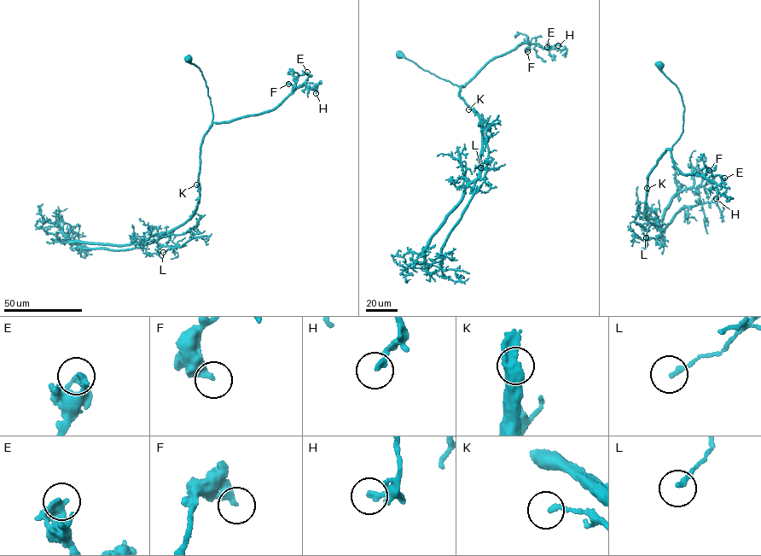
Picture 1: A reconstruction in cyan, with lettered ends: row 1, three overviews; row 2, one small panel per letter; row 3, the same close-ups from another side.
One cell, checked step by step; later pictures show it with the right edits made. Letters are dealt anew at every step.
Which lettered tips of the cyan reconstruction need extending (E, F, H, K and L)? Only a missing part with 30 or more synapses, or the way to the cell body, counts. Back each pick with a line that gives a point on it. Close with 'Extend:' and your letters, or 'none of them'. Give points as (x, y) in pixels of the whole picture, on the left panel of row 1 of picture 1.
Extend: none of them

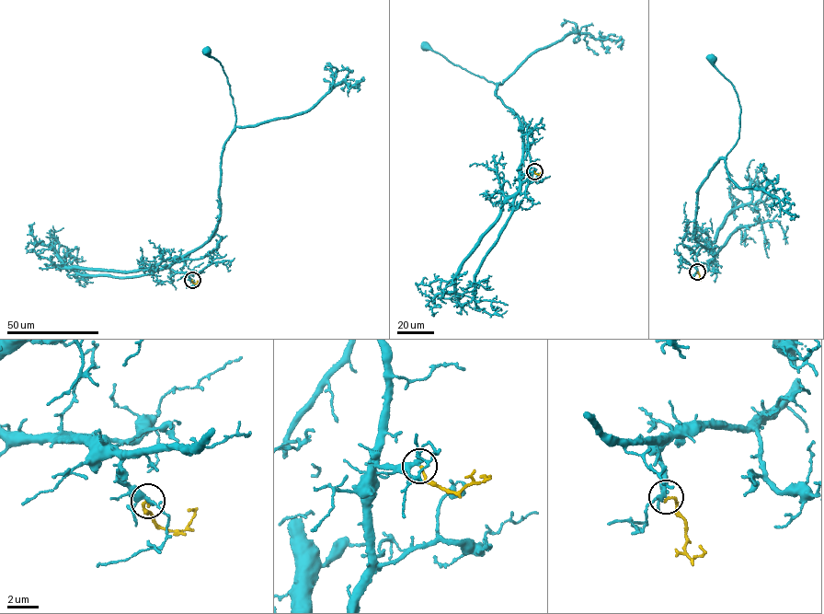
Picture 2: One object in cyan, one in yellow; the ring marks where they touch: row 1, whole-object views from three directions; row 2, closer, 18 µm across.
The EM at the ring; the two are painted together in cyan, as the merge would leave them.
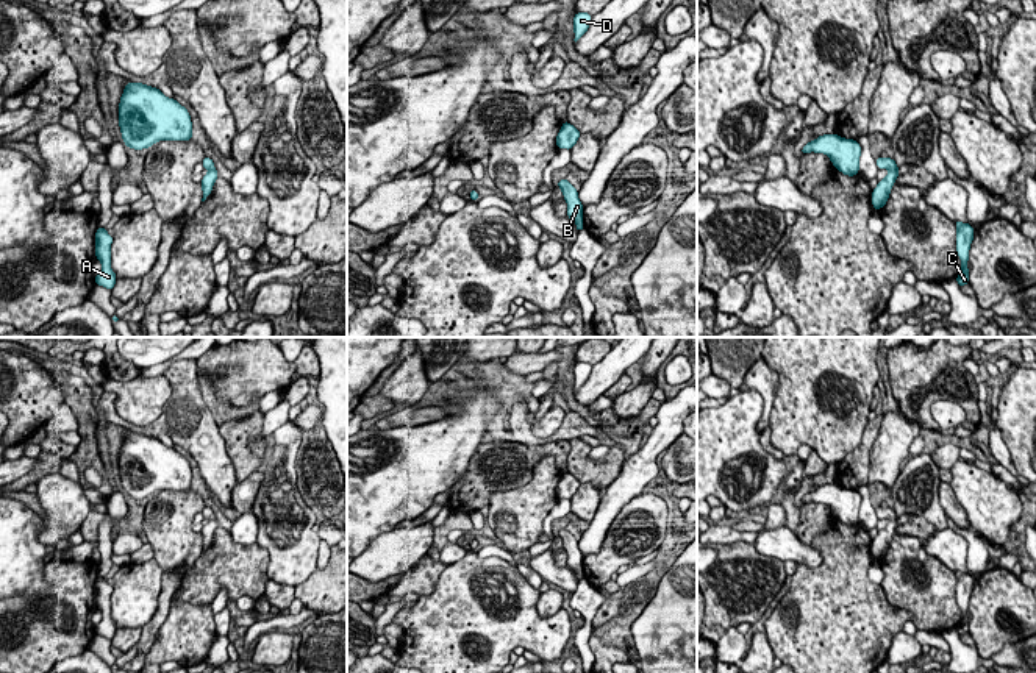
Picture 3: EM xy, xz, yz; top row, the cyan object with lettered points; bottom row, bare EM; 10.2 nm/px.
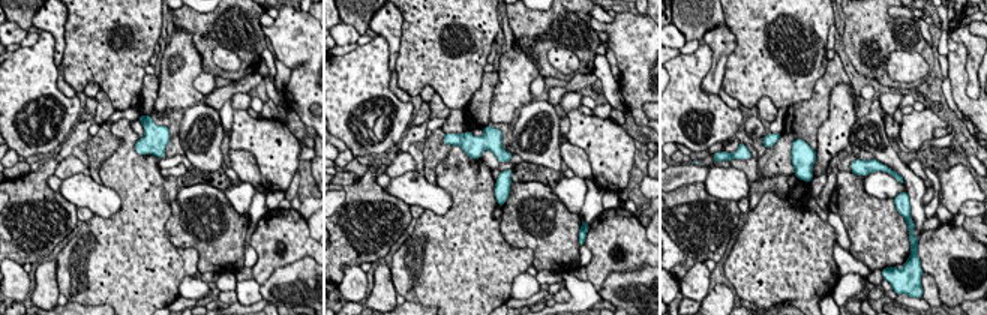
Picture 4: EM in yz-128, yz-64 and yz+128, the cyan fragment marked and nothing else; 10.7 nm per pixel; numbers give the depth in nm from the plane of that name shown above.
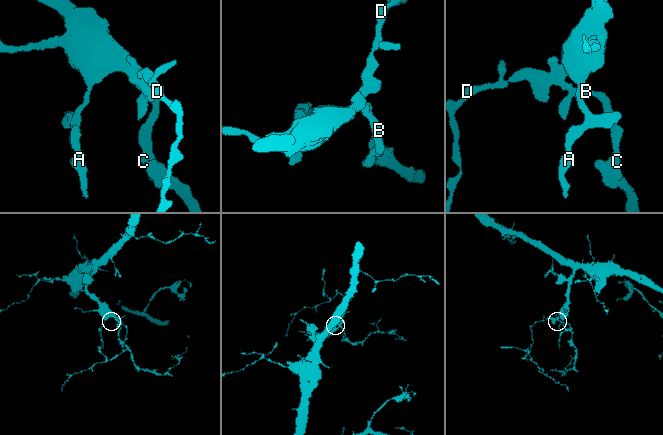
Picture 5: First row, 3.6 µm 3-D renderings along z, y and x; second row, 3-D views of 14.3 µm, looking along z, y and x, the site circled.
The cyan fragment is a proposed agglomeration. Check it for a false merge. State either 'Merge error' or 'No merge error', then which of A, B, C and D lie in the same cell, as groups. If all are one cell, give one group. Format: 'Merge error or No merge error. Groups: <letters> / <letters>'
No merge error. Groups: A B C D

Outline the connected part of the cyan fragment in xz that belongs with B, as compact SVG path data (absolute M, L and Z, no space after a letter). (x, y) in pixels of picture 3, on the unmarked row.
M559 529L558 537L563 540L564 550L567 553L567 567L577 575L577 581L584 578L583 575L583 554L578 548L578 540L567 531Z

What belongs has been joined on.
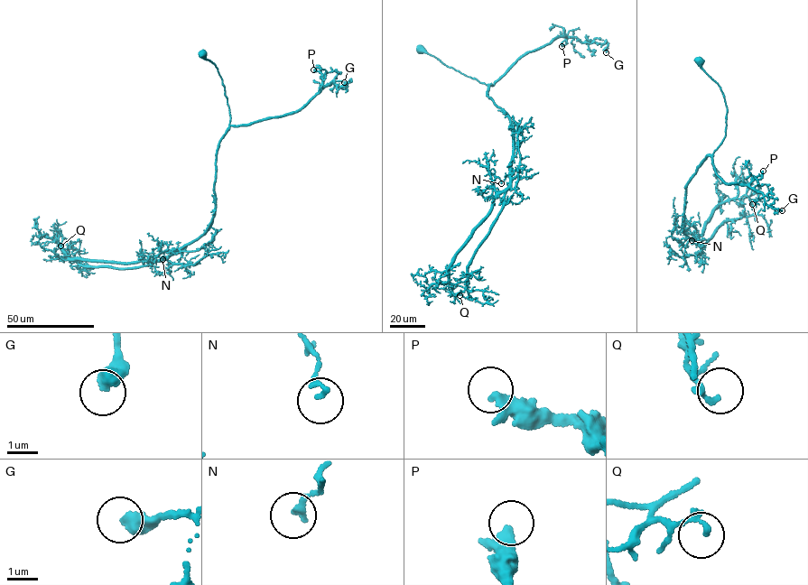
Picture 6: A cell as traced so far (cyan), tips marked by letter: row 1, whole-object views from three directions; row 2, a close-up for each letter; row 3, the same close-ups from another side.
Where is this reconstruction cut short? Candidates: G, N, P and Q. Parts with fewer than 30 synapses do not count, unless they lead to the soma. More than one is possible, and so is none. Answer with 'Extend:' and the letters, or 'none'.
Extend: P

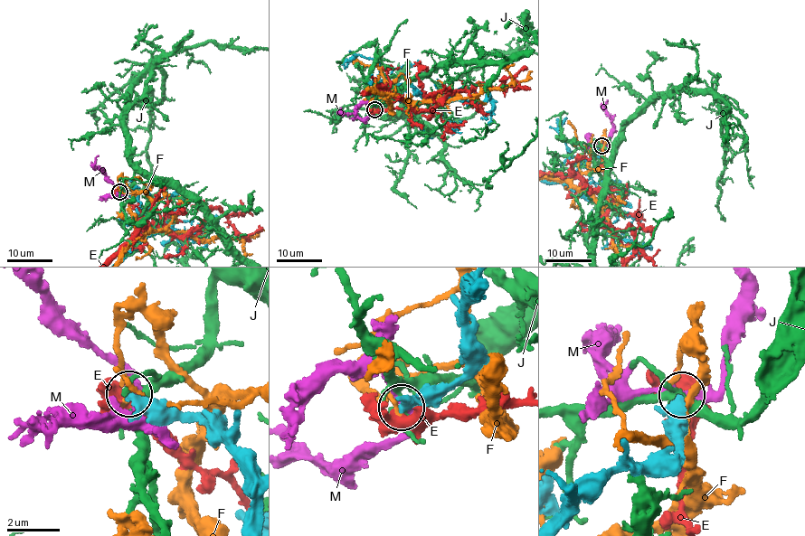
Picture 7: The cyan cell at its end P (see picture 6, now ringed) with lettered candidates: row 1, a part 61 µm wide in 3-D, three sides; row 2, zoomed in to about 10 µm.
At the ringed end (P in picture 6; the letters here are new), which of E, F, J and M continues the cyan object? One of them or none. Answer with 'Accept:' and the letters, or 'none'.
Accept: none

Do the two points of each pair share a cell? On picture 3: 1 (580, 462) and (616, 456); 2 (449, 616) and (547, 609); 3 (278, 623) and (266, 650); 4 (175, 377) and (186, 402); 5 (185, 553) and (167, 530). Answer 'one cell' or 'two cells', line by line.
1: one cell
2: two cells
3: two cells
4: one cell
5: one cell

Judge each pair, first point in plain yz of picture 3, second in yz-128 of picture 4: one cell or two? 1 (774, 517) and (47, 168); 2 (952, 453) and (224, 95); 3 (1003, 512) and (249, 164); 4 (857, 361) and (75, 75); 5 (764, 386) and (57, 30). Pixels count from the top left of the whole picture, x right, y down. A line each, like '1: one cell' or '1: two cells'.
1: two cells
2: two cells
3: two cells
4: one cell
5: one cell

